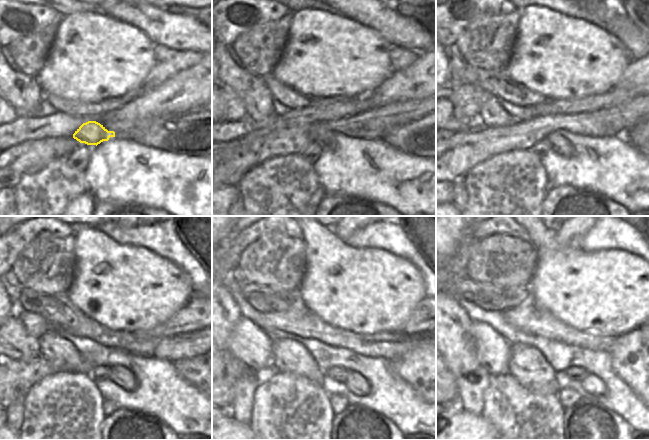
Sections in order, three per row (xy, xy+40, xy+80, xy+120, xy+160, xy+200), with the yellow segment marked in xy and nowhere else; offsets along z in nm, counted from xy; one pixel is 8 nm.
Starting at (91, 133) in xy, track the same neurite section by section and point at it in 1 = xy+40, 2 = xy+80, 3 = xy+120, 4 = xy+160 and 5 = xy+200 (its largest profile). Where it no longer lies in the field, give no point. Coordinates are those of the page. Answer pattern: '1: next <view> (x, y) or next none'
1: next xy+40 (318, 133)
2: next xy+80 (561, 145)
3: next xy+120 (121, 376)
4: next xy+160 (355, 382)
5: next xy+200 (591, 385)

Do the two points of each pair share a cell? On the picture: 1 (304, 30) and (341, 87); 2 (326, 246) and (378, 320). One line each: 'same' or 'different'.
1: same
2: same

